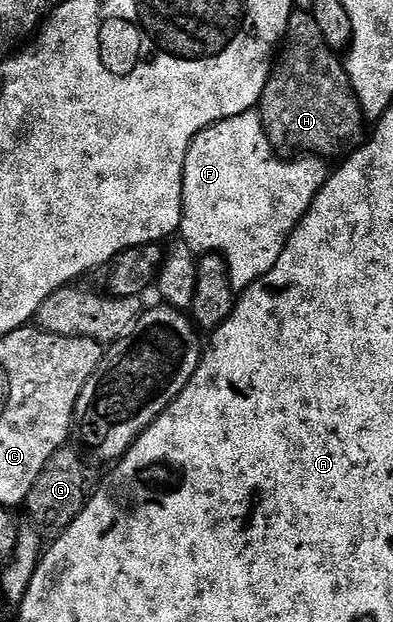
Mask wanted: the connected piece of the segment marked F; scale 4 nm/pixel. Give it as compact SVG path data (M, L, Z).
M252 111L233 115L205 127L191 141L183 164L183 214L178 236L192 254L218 253L227 261L231 288L248 289L277 263L287 237L309 211L313 199L328 179L328 162L318 155L307 155L303 161L284 159L267 138L263 120Z

